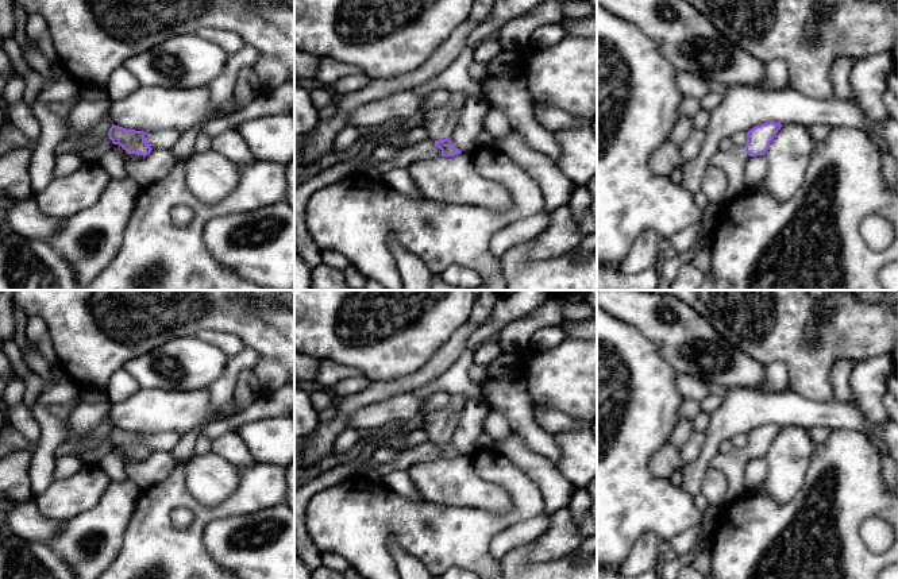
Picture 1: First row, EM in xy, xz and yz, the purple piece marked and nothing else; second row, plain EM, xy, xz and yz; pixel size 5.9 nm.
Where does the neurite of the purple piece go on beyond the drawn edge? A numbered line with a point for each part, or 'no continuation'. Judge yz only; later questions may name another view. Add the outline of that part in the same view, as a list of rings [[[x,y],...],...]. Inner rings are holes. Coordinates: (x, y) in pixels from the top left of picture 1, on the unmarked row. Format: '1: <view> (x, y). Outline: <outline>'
1: yz (732, 464). Outline: [[[733,448],[727,453],[720,452],[716,460],[709,463],[710,467],[716,466],[728,480],[728,491],[722,509],[728,507],[747,491],[744,468],[749,460],[744,448]]]

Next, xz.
1: xz (440, 425). Outline: [[[455,394],[451,395],[447,409],[431,412],[424,416],[424,429],[429,441],[443,443],[451,440],[462,418],[465,405],[466,398],[463,395]]]

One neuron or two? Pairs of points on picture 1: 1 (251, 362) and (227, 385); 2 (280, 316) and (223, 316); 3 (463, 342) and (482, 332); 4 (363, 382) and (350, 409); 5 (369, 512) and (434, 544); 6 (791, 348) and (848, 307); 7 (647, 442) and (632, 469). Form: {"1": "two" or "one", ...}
{"1": "one", "2": "one", "3": "two", "4": "two", "5": "one", "6": "one", "7": "one"}

